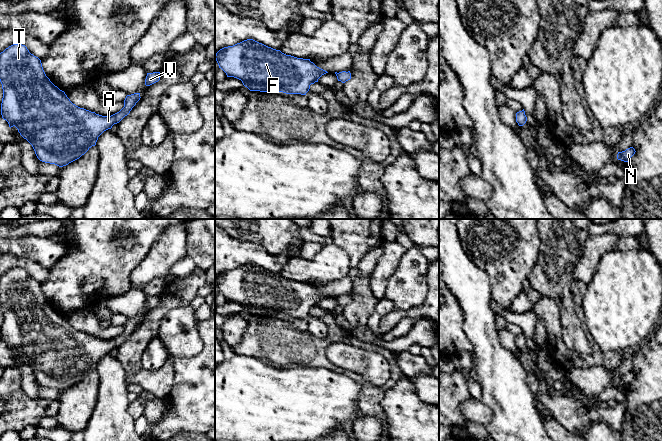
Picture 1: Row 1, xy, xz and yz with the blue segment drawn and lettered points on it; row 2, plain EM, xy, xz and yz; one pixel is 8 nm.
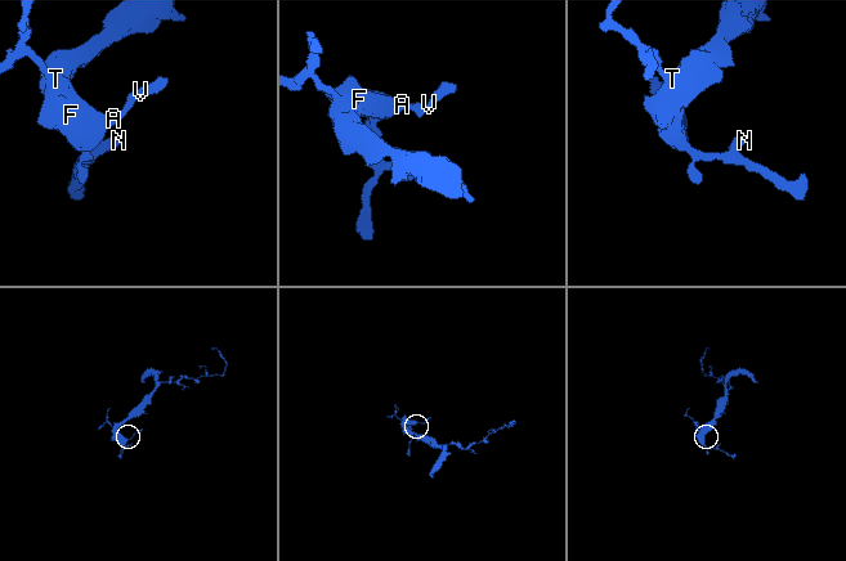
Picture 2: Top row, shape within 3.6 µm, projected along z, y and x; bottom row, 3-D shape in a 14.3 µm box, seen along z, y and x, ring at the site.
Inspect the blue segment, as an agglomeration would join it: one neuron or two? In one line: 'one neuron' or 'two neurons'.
one neuron

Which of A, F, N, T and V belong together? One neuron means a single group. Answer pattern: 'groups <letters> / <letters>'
groups A F N T V

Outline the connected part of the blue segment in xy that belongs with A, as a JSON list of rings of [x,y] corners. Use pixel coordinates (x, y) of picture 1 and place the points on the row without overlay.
[[[13,268],[0,277],[0,306],[3,313],[2,342],[8,346],[10,352],[15,350],[18,353],[20,359],[32,369],[40,385],[59,391],[79,383],[92,370],[95,370],[98,361],[127,340],[141,322],[140,317],[127,319],[124,324],[124,331],[111,340],[102,340],[80,332],[70,325],[64,315],[50,305],[43,294],[41,284],[31,278],[27,271],[22,268]]]

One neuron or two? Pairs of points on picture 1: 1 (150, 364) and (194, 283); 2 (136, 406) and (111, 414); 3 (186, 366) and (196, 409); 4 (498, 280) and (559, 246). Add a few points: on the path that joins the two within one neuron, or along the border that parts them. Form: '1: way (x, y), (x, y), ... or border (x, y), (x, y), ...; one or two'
1: border (157, 334), (151, 339), (142, 353); two
2: border (128, 403), (127, 410), (135, 419); two
3: way (188, 377), (188, 387), (196, 395), (196, 398); one
4: border (539, 235), (539, 255), (533, 269), (526, 277); two

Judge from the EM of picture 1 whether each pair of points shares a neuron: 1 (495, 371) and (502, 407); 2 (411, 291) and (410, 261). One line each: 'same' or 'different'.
1: same
2: same

